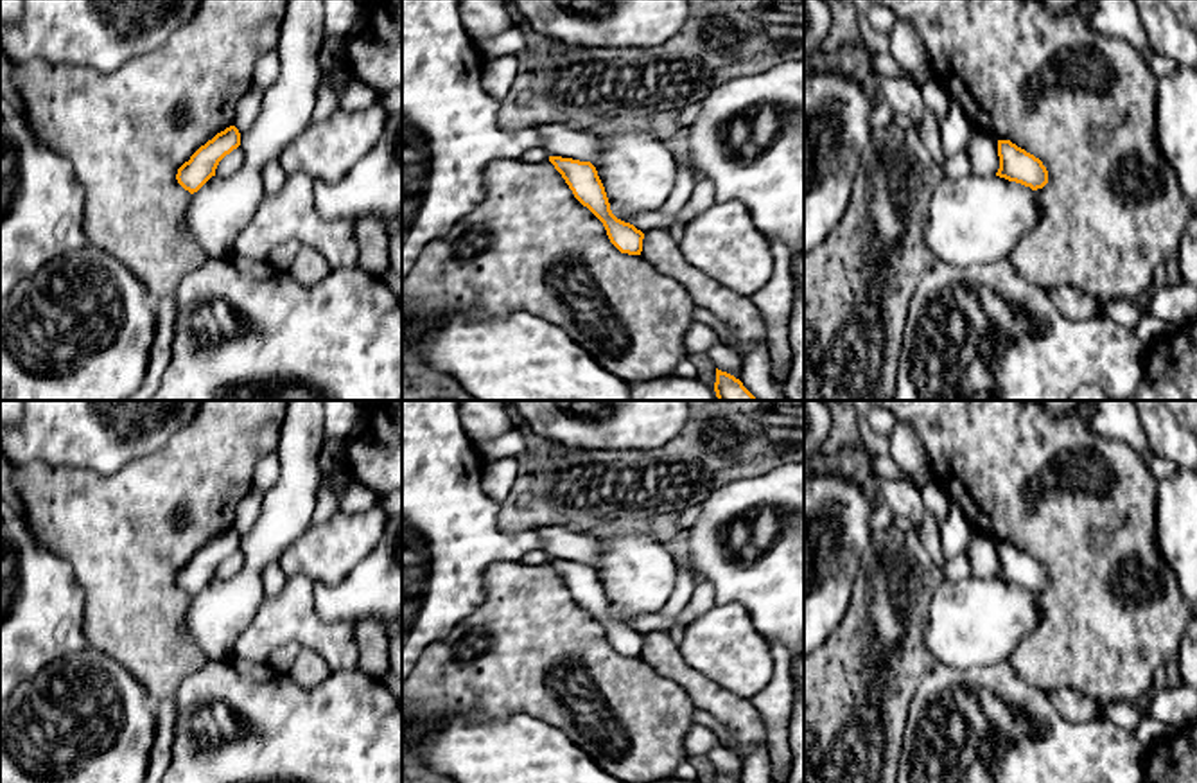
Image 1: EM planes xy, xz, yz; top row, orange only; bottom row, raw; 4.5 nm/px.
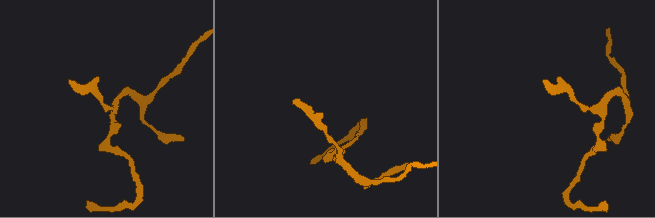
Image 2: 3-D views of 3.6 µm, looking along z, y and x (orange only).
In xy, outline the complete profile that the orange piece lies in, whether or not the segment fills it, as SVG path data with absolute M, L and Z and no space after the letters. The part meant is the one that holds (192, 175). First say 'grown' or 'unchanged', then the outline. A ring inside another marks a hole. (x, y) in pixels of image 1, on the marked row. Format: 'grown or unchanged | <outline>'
unchanged | M235 126L217 133L178 169L178 183L190 194L197 192L212 176L215 176L219 162L239 145L240 133Z

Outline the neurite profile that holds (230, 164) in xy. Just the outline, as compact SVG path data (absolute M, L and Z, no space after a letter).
M239 145L237 149L233 149L230 154L226 154L217 169L215 169L215 174L217 176L232 176L235 174L244 163L244 151L242 147Z

